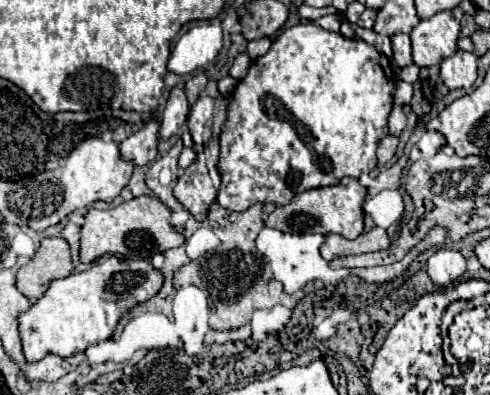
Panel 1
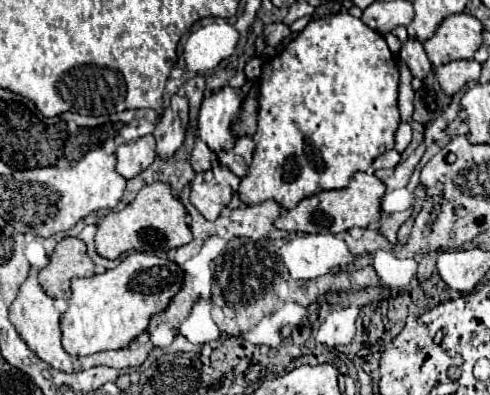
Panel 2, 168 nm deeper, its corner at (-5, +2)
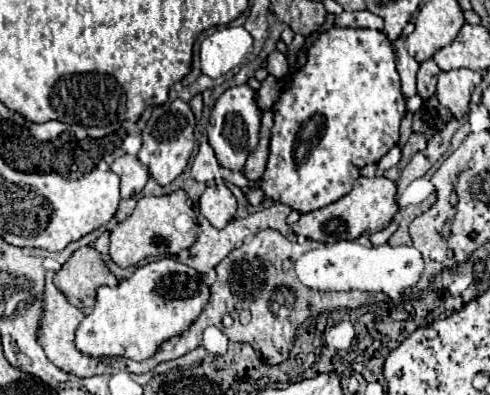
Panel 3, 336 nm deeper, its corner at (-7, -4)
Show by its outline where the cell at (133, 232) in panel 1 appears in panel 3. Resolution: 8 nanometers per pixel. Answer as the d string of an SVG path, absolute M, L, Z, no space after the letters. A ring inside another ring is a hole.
M175 190L167 196L143 196L139 198L135 212L111 230L109 256L121 268L135 266L149 256L177 256L181 250L195 244L195 226L197 216L187 204L187 194L183 190Z

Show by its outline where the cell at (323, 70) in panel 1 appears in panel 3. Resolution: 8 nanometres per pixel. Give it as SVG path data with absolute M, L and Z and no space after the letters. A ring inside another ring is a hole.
M327 28L309 48L307 62L285 78L285 88L273 106L269 160L261 178L265 198L287 204L301 214L343 198L351 192L359 170L367 164L377 164L397 144L399 124L405 114L407 108L395 70L395 52L387 36L379 30Z

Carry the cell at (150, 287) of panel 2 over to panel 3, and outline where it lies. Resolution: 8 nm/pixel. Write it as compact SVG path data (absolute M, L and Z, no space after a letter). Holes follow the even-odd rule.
M173 258L155 260L139 266L117 286L97 288L91 312L81 320L75 332L75 348L85 356L125 356L147 360L165 340L183 334L201 314L209 298L209 286L201 274Z

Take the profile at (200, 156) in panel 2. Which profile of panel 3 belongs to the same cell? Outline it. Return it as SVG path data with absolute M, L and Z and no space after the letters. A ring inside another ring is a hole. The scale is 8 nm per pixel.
M201 142L201 146L199 146L199 152L197 152L197 156L193 160L193 166L191 166L191 178L197 180L197 182L225 180L225 182L231 182L231 184L235 184L235 186L239 186L243 190L253 186L253 182L249 182L241 172L233 172L233 170L223 168L217 162L215 152L207 142Z

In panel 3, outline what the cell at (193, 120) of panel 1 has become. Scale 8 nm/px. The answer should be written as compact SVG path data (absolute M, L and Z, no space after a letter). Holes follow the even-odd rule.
M247 84L227 88L211 110L211 118L207 124L207 138L215 156L221 166L229 170L243 170L247 156L255 150L259 142L259 124L261 124L261 110L257 108L257 94Z

